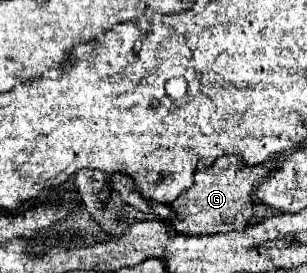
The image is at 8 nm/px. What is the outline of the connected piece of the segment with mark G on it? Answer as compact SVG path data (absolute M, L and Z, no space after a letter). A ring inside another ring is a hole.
M236 156L218 158L210 167L201 167L196 170L194 185L186 189L170 207L176 211L176 219L172 223L182 233L194 235L210 235L210 233L228 233L228 231L244 231L250 225L254 215L254 193L260 181L276 169L278 161L266 161L262 165L246 165Z

